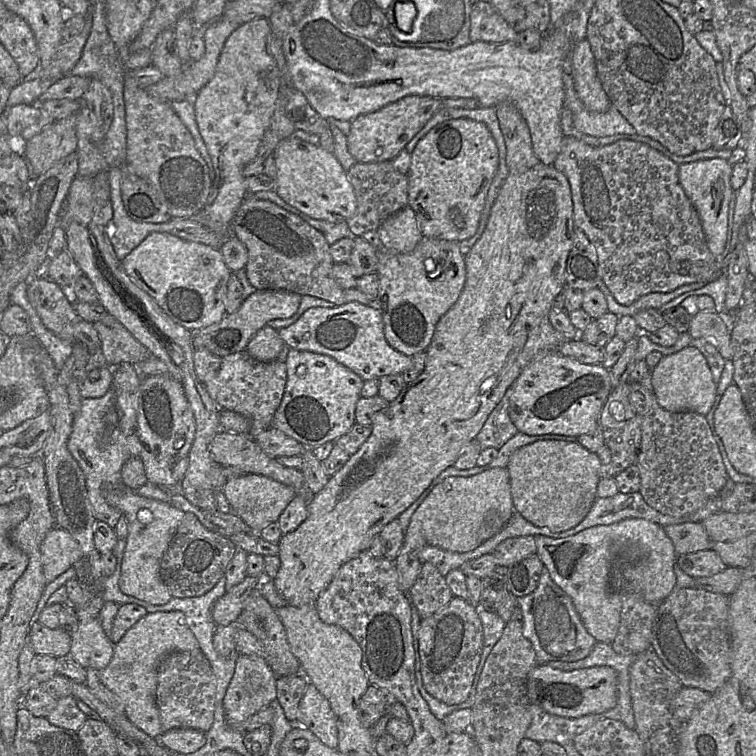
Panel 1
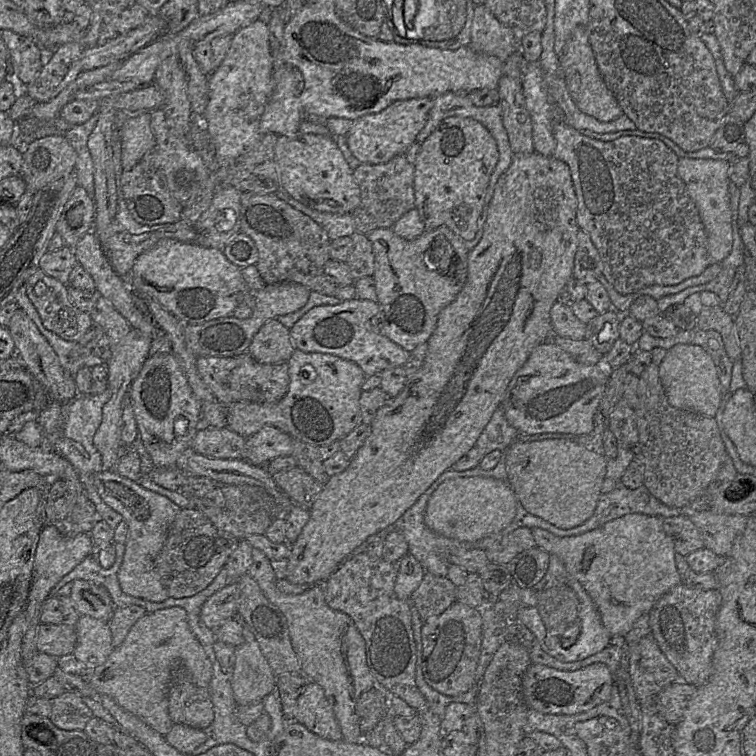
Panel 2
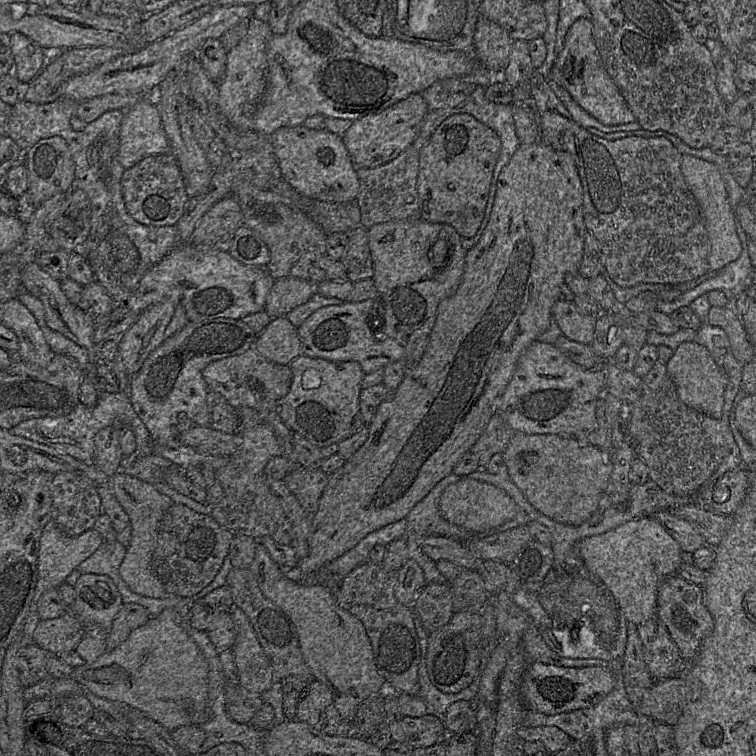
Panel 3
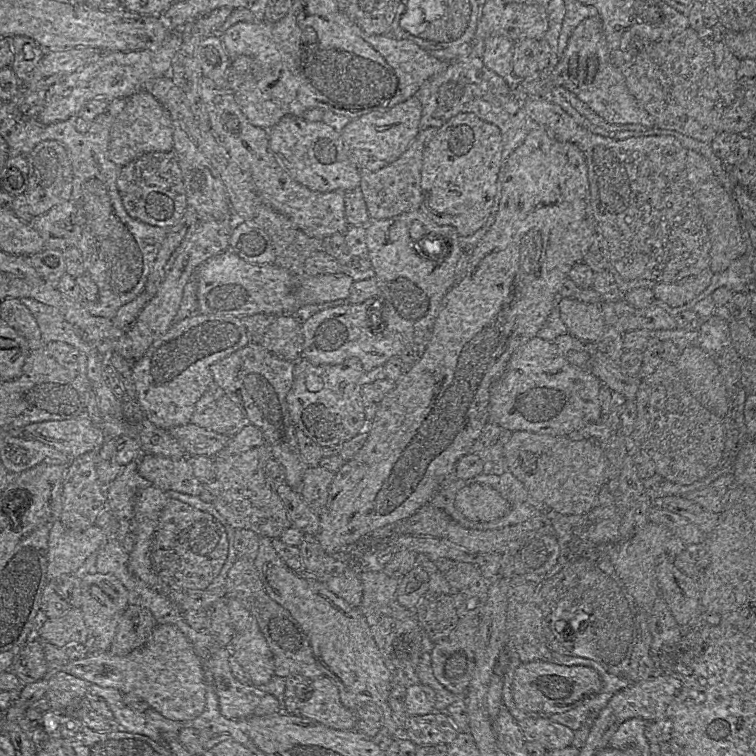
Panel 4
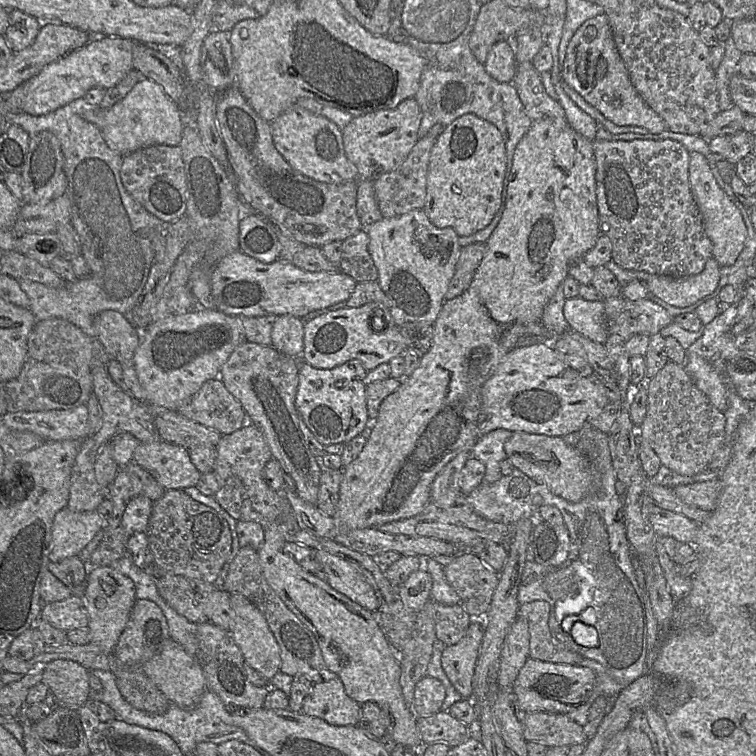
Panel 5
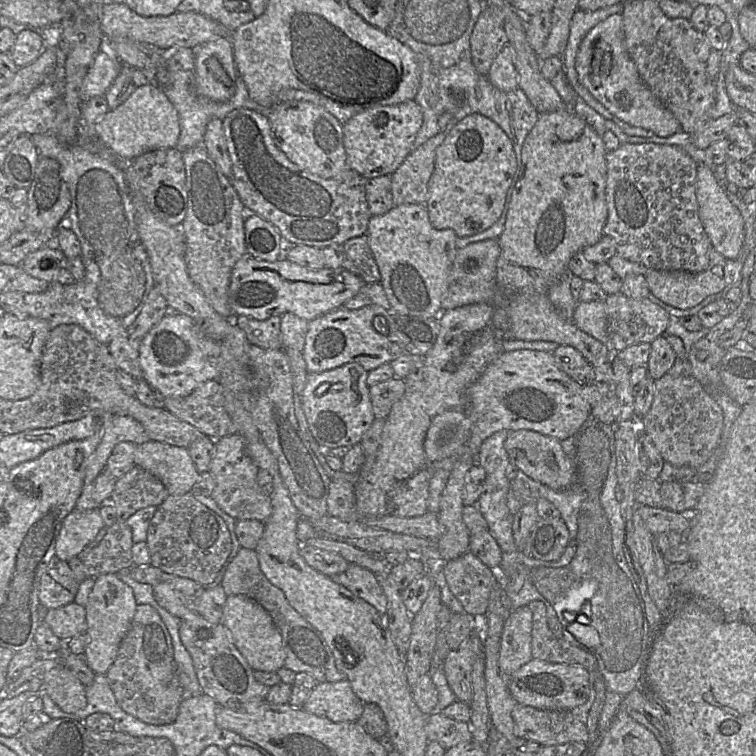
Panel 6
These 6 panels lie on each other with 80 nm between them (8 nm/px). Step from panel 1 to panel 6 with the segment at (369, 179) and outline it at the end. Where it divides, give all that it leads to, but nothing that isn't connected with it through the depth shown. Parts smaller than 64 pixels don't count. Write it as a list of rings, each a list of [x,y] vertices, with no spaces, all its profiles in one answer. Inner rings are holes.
[[[452,118],[444,132],[414,149],[391,175],[394,206],[425,204],[428,184],[435,164],[436,150],[459,121]]]

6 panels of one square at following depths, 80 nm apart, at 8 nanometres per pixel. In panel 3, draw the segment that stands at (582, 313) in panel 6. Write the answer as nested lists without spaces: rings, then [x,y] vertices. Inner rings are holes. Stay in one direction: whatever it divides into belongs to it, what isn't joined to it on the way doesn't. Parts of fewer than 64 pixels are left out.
[[[558,299],[552,306],[552,318],[568,339],[583,344],[593,342],[597,317],[581,314],[573,301]]]

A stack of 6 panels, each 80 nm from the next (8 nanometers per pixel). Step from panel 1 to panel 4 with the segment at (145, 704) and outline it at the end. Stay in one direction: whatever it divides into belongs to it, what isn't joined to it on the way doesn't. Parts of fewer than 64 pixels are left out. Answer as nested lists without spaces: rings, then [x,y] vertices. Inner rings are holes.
[[[158,624],[149,641],[126,656],[113,655],[109,651],[92,652],[80,660],[49,665],[49,674],[58,672],[65,672],[103,688],[115,688],[122,694],[134,694],[170,720],[190,721],[200,716],[205,709],[203,662],[183,633],[171,624]]]

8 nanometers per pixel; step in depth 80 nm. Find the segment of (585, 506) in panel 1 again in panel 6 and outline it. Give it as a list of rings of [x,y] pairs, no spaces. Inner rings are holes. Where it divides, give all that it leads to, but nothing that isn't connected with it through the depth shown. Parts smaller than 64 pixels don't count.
[[[532,430],[509,431],[504,447],[509,460],[518,470],[530,478],[555,490],[568,488],[575,480],[576,466],[573,458],[568,456],[561,441]]]

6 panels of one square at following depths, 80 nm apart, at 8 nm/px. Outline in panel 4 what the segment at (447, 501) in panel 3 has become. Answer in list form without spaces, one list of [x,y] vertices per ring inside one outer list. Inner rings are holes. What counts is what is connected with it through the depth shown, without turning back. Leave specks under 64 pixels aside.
[[[477,484],[459,489],[455,496],[455,506],[465,518],[480,522],[501,518],[510,510],[509,502],[497,491]]]

